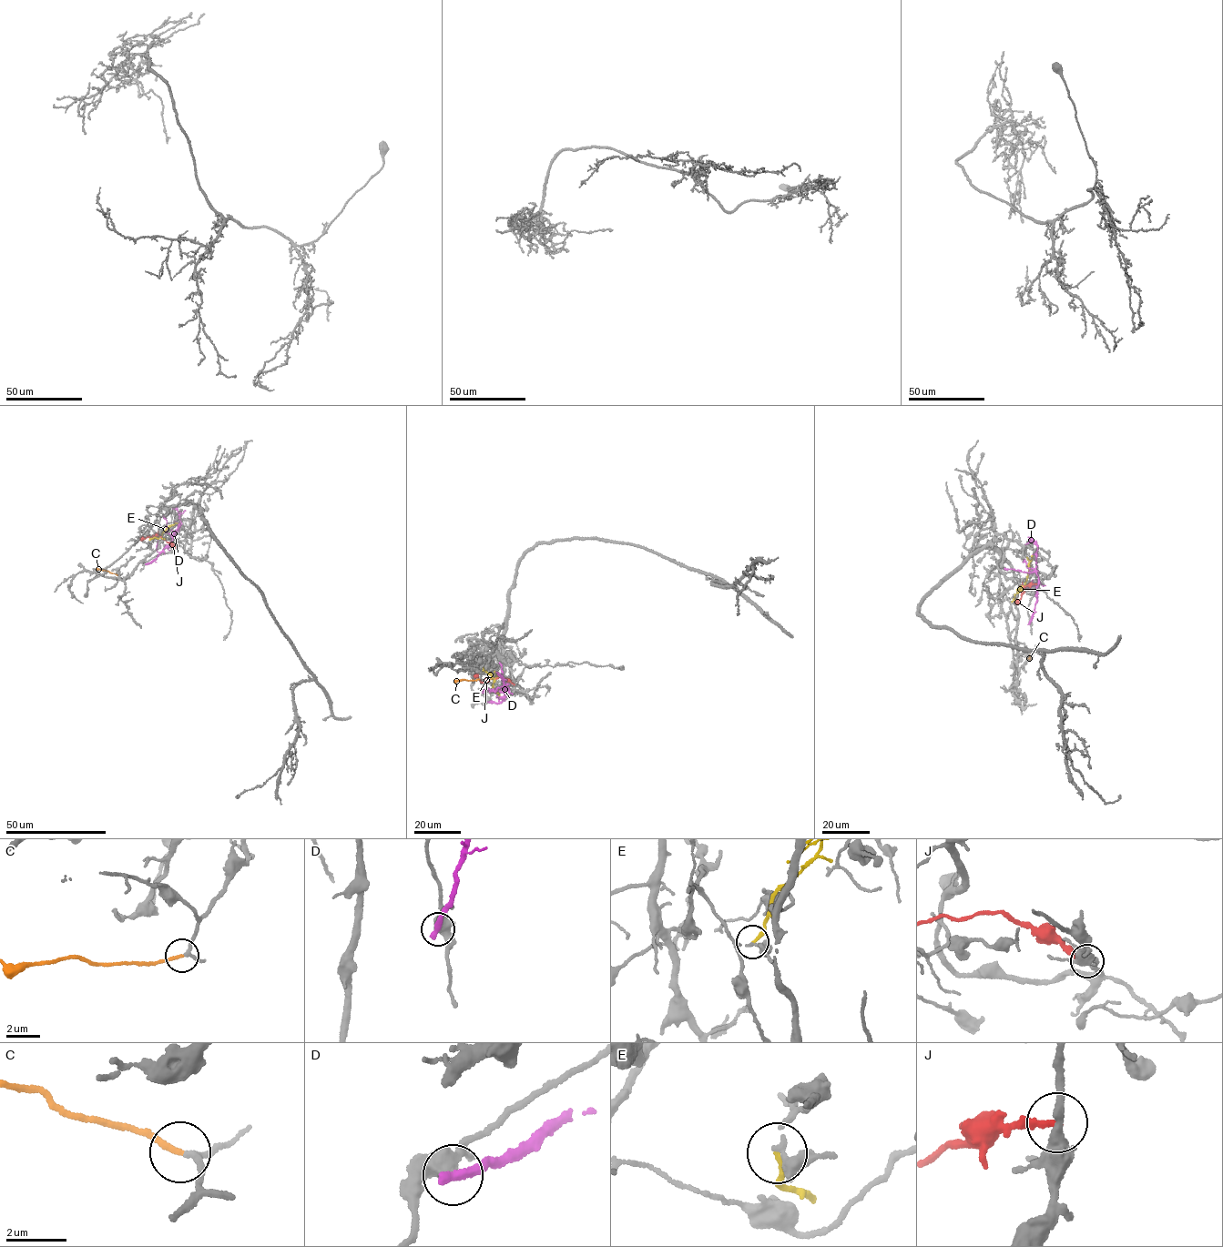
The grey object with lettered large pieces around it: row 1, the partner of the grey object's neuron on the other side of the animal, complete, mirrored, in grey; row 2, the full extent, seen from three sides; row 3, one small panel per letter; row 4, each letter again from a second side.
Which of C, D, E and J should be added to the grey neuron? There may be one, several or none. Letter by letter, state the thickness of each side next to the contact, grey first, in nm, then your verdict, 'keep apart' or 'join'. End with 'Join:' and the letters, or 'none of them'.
C: calibres 180 and 190 nm; join
D: calibres 460 and 400 nm; keep apart
E: calibres 300 and 180 nm; keep apart
J: calibres 380 and 190 nm; keep apart
Join: C

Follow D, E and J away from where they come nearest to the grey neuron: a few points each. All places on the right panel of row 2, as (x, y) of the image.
D: (1029, 623), (1036, 600), (1038, 579), (1036, 542), (1032, 540), (1030, 542)
E: (1012, 601), (1024, 585), (1030, 562), (1027, 557)
J: (1035, 583), (1021, 586), (1024, 591), (1015, 603)

